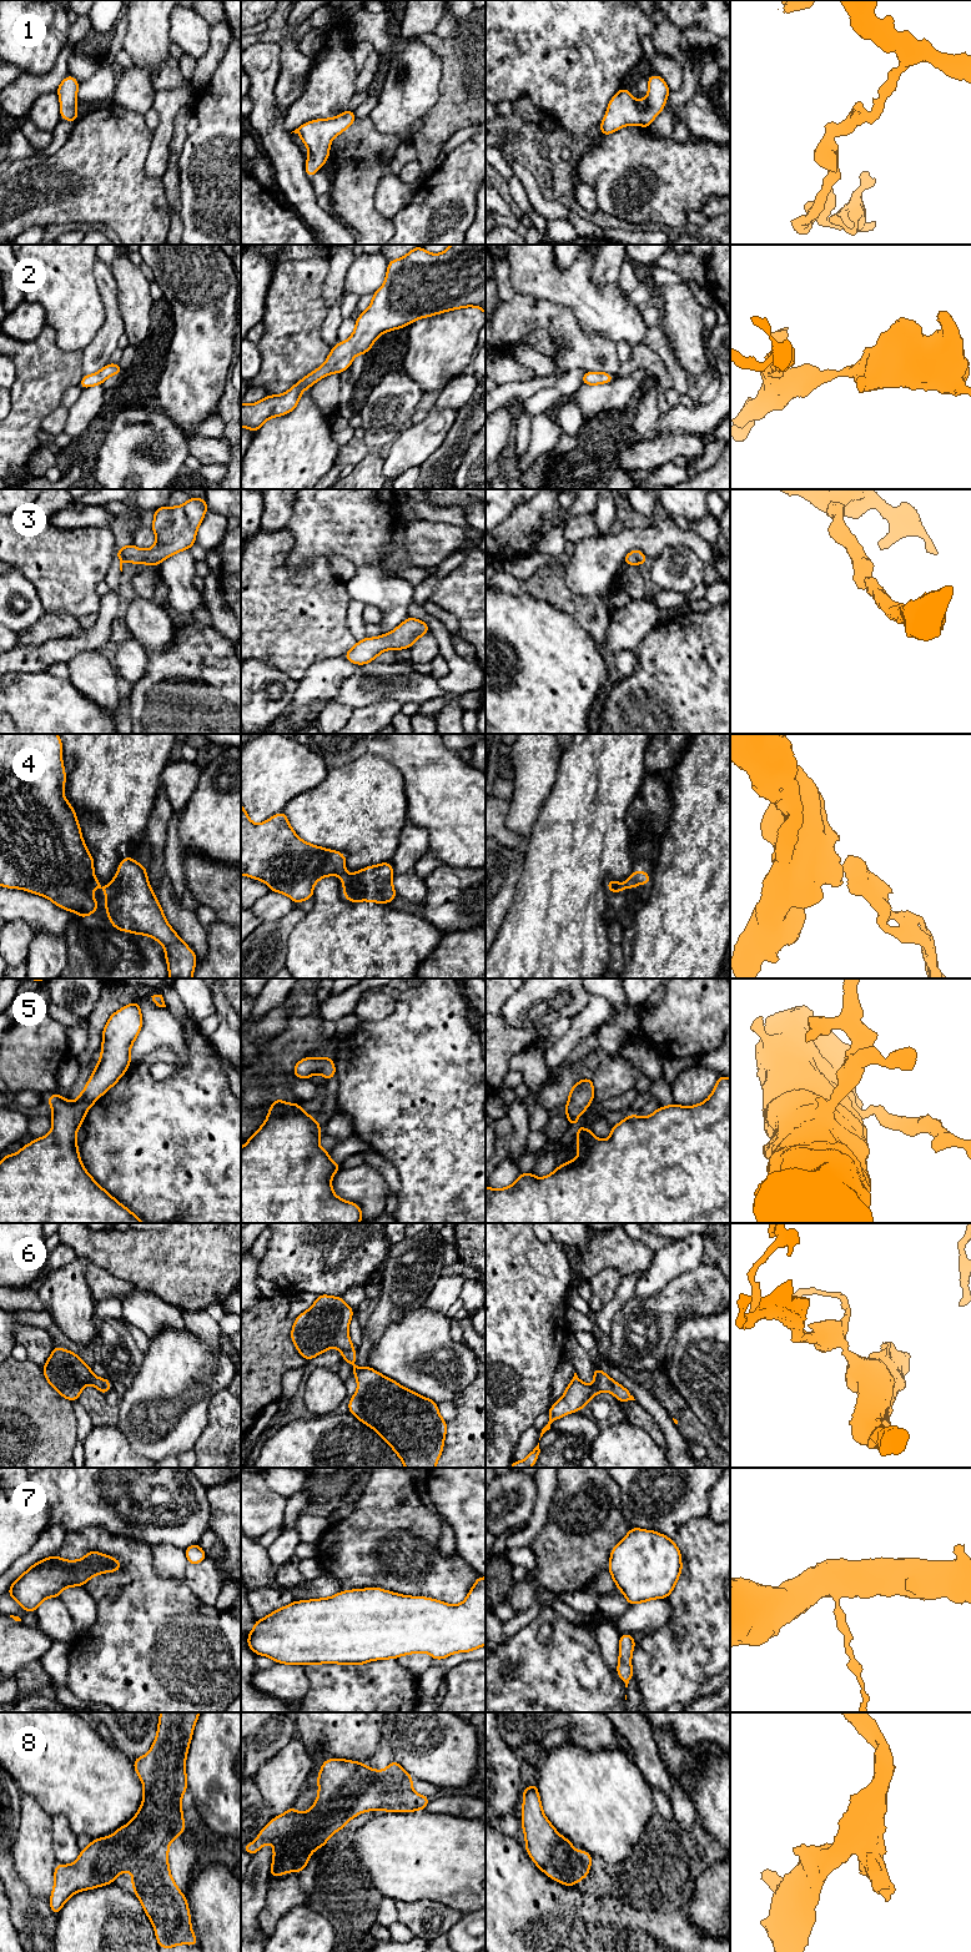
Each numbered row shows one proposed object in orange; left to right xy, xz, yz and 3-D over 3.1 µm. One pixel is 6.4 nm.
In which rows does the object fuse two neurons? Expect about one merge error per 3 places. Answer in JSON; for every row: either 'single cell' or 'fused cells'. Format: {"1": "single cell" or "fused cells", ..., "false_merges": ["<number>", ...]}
{"1": "single cell", "2": "single cell", "3": "single cell", "4": "single cell", "5": "single cell", "6": "single cell", "7": "fused cells", "8": "single cell", "false_merges": ["7"]}

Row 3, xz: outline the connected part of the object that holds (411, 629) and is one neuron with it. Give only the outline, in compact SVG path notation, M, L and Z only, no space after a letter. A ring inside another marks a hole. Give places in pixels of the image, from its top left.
M408 617L389 634L358 640L357 644L343 655L343 658L361 666L373 661L386 650L393 648L397 650L411 649L412 644L428 632L431 632L431 629L427 623Z

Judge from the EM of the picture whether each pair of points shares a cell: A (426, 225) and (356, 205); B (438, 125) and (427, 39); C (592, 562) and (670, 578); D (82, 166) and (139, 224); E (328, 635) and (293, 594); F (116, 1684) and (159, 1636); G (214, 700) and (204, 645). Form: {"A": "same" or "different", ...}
{"A": "different", "B": "same", "C": "different", "D": "same", "E": "same", "F": "same", "G": "same"}

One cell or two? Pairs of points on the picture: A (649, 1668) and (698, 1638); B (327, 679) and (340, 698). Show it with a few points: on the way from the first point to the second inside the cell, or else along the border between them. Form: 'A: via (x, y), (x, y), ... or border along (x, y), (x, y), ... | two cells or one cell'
A: via (662, 1666), (669, 1666), (685, 1650) | one cell
B: border along (355, 670), (331, 698), (318, 702), (318, 709) | two cells

